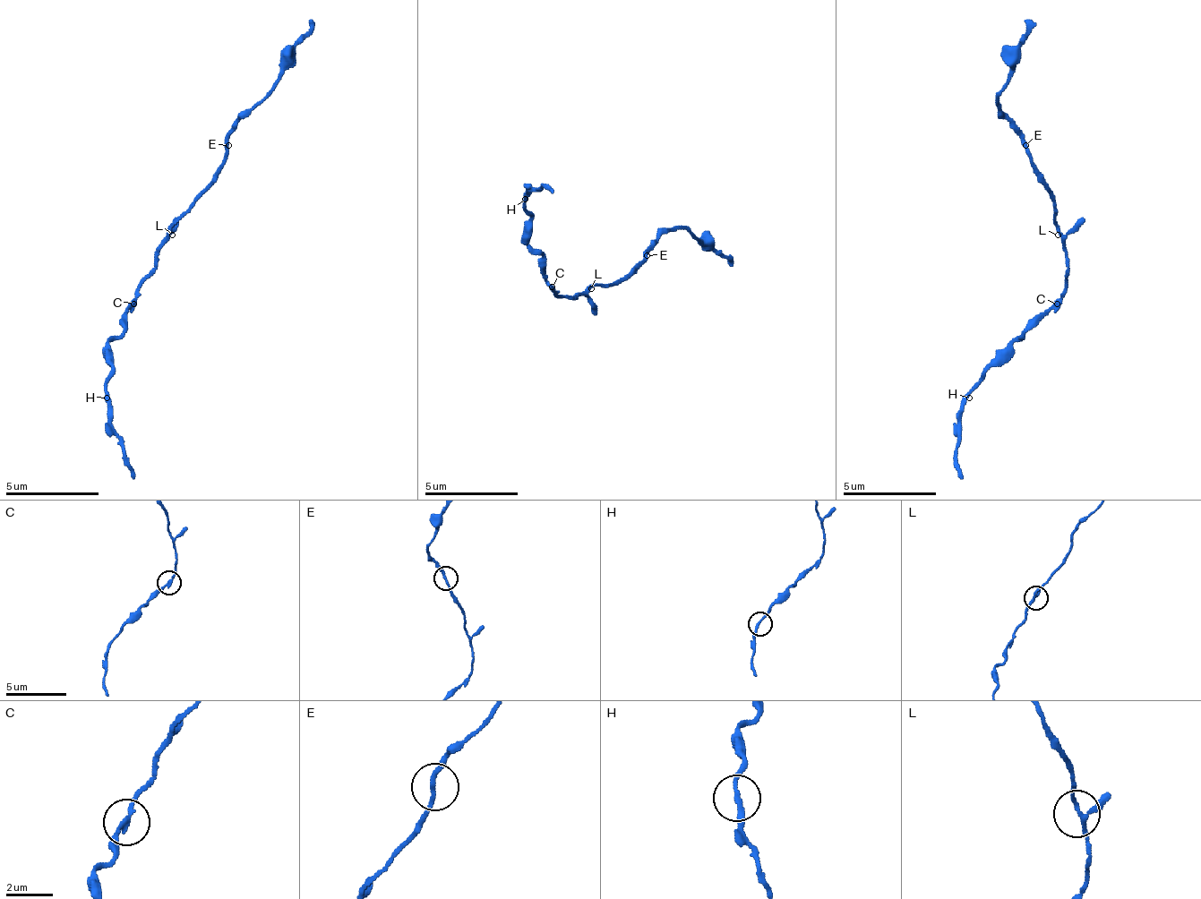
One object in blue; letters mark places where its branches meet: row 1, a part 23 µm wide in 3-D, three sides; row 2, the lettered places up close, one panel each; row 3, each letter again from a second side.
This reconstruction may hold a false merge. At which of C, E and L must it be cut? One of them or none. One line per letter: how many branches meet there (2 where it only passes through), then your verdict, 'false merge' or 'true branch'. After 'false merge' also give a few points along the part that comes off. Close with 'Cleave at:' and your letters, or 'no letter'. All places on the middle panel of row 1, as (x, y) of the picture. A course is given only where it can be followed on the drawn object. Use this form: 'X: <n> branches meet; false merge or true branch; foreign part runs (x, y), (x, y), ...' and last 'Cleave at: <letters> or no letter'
C: 2 branches meet; false merge; foreign part runs (553, 288), (530, 246), (525, 199), (544, 185), (553, 194)
E: 2 branches meet; true branch
L: 3 branches meet; true branch
Cleave at: C

